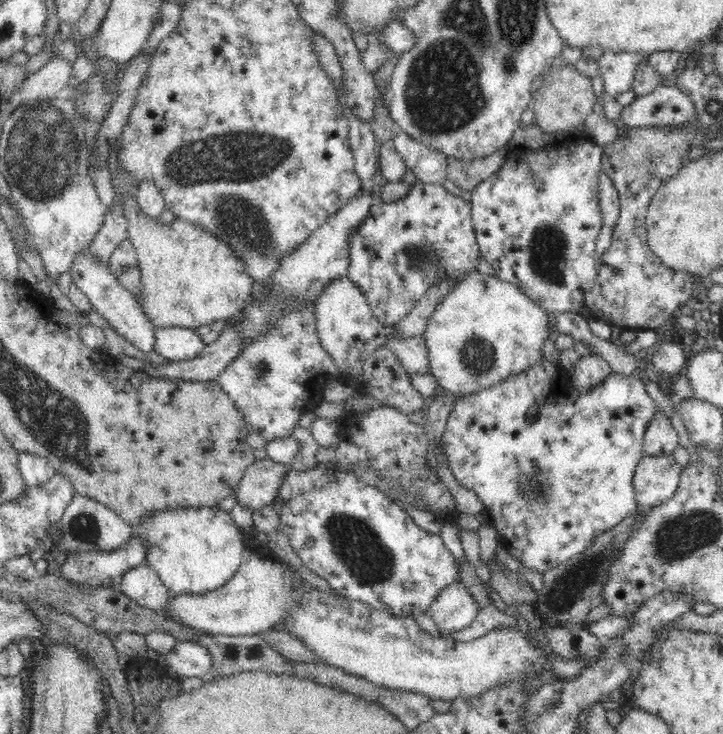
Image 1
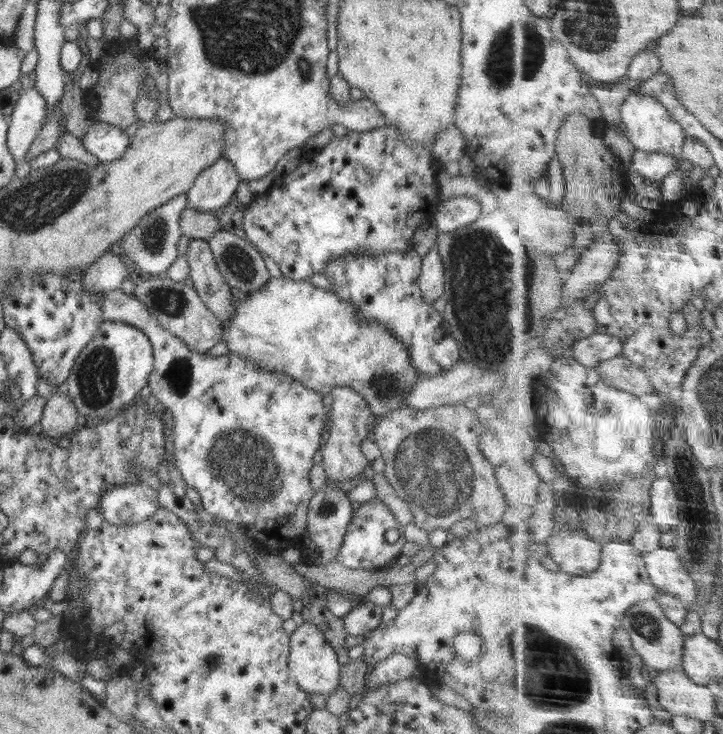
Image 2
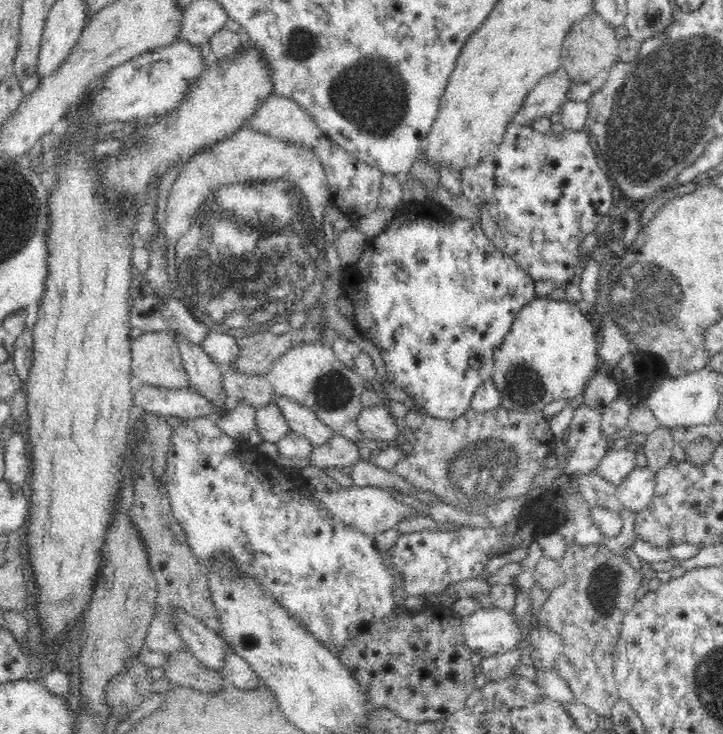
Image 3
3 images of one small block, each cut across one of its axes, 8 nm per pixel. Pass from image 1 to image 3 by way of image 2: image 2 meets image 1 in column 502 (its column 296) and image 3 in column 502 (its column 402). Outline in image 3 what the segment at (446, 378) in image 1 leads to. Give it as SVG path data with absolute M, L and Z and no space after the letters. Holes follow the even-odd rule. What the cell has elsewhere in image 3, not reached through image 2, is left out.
M535 297L516 315L512 329L505 342L495 352L492 380L501 393L501 407L518 411L542 411L554 400L570 401L582 395L599 371L597 367L599 337L597 326L592 325L589 314L579 309L576 303Z

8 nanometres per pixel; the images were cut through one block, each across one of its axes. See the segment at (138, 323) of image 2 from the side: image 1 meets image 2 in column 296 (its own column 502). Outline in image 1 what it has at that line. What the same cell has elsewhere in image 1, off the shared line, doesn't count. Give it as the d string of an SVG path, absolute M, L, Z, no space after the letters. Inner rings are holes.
M543 358L538 365L530 366L528 370L524 370L520 374L510 374L508 377L504 382L500 382L500 385L466 396L458 396L456 404L454 404L448 420L446 420L446 430L442 434L443 453L447 457L449 467L458 484L464 488L474 490L483 502L489 519L494 521L493 526L498 532L500 544L505 546L508 552L512 553L518 561L524 563L527 569L543 574L543 572L558 566L561 562L566 562L577 554L582 554L596 540L596 536L600 536L602 532L618 526L624 518L628 518L628 516L636 513L638 504L635 497L633 476L637 465L644 456L643 438L646 429L648 424L652 422L652 418L654 418L654 414L656 414L658 409L652 398L648 396L645 384L640 376L626 376L612 372L610 376L604 379L604 383L596 386L596 389L580 393L574 387L571 372L562 369L560 364L554 366ZM534 406L542 410L538 410L534 422L530 423L528 421L528 412Z

